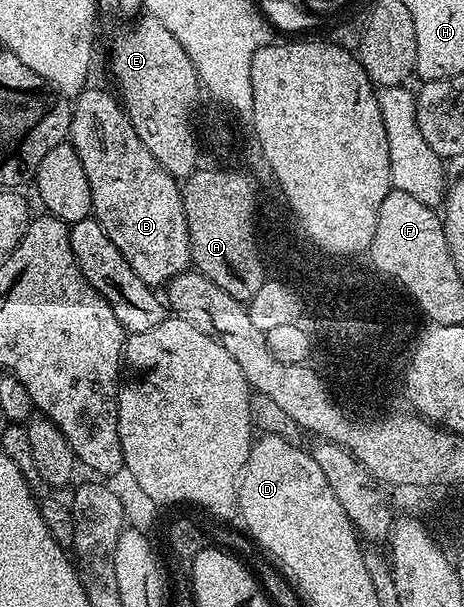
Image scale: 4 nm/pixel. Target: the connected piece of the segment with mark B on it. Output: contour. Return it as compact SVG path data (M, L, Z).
M88 86L74 97L69 143L77 150L77 158L85 166L85 178L89 178L91 211L113 246L121 250L141 282L166 286L174 276L188 271L191 264L183 193L176 177L170 176L145 150L122 103L112 93L111 96Z

